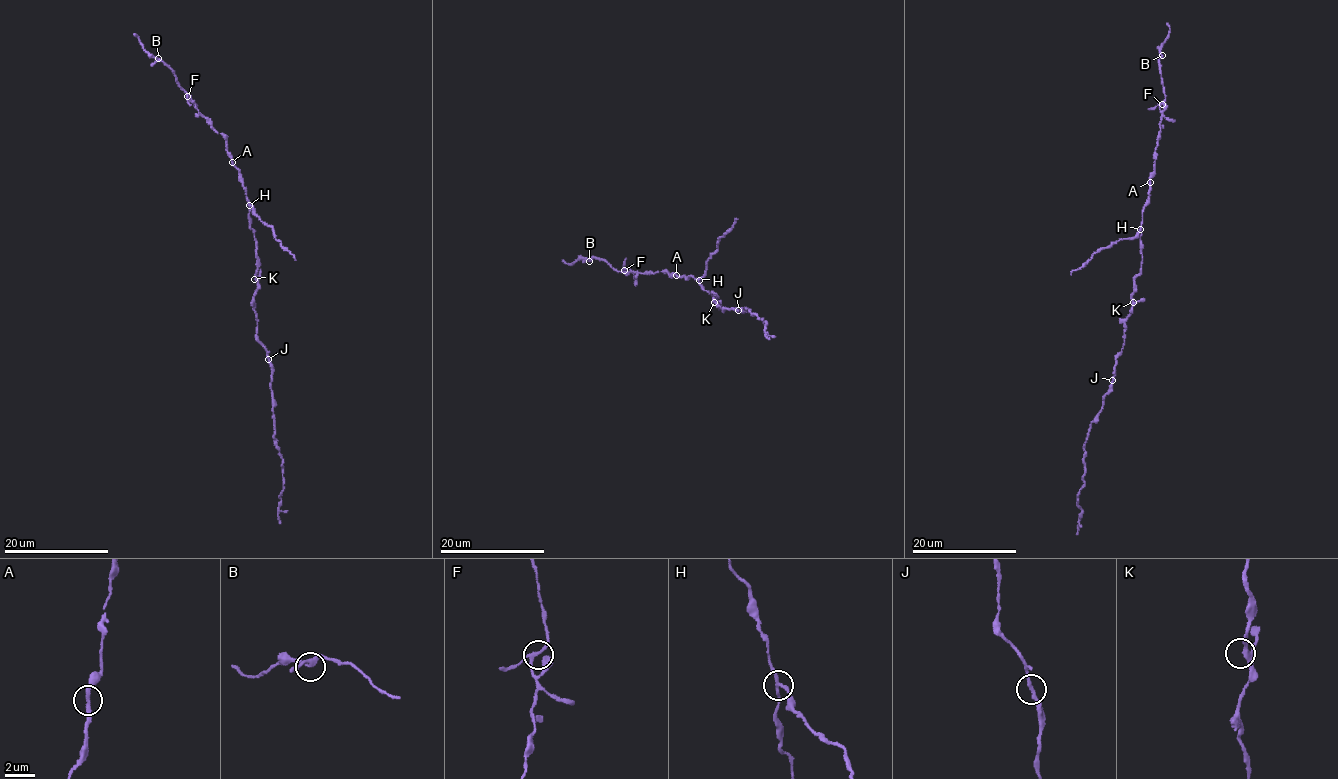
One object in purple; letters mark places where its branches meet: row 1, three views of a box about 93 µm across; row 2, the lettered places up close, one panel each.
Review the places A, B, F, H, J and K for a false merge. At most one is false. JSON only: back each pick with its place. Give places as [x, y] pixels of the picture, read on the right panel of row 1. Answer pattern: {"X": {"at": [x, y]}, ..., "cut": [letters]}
{"H": {"at": [1140, 229]}, "cut": ["H"]}

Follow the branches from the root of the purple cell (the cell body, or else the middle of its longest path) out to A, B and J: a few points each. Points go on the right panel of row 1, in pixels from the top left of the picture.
A: (1133, 285), (1142, 263), (1140, 235), (1149, 182)
B: (1133, 285), (1142, 263), (1142, 212), (1154, 171), (1165, 98), (1159, 59), (1162, 55)
J: (1133, 285), (1132, 309), (1125, 322), (1124, 345), (1115, 360), (1113, 379)

